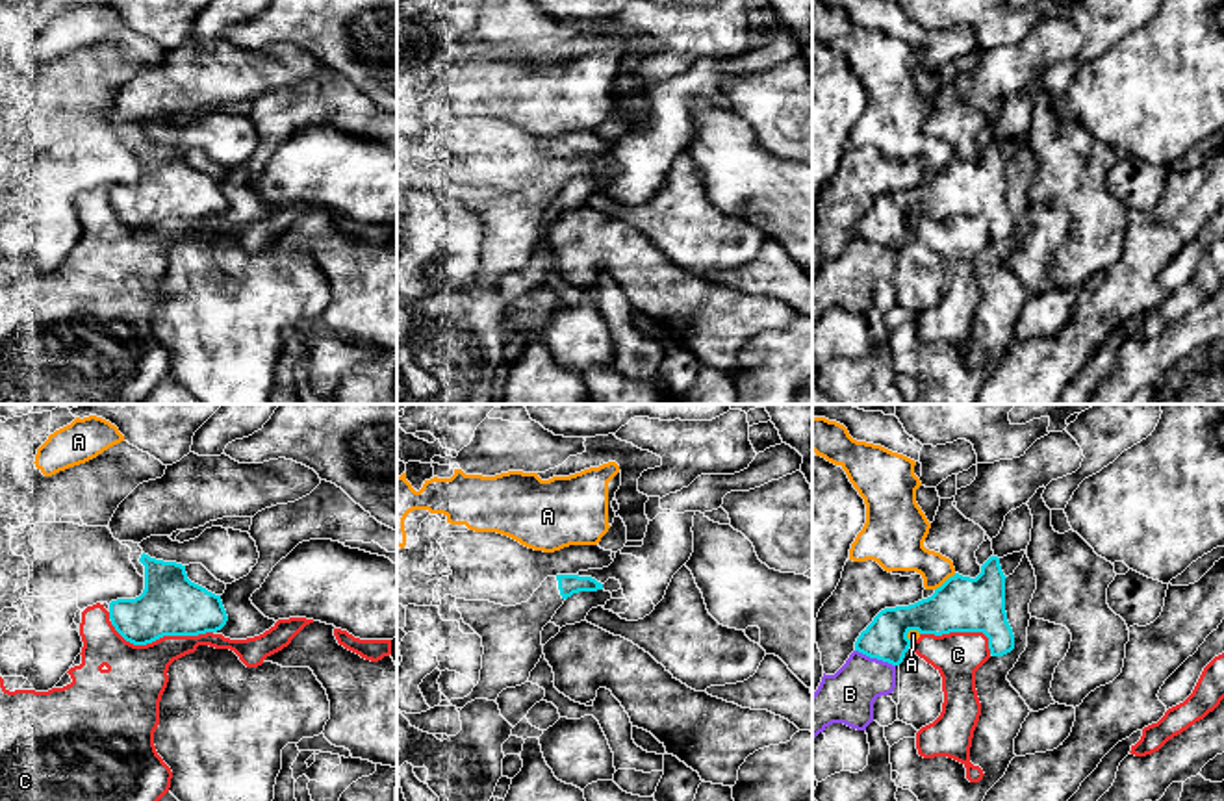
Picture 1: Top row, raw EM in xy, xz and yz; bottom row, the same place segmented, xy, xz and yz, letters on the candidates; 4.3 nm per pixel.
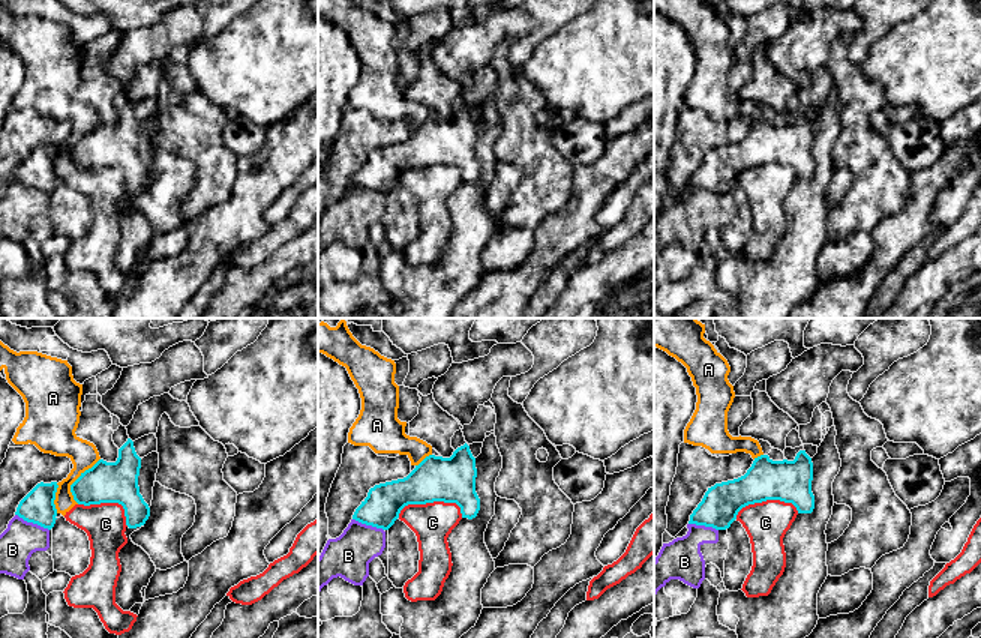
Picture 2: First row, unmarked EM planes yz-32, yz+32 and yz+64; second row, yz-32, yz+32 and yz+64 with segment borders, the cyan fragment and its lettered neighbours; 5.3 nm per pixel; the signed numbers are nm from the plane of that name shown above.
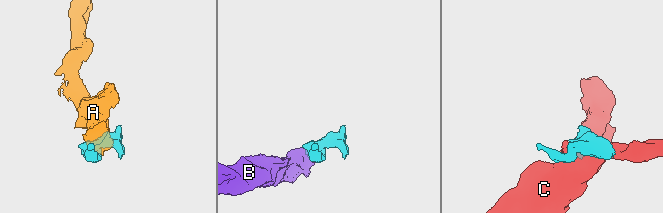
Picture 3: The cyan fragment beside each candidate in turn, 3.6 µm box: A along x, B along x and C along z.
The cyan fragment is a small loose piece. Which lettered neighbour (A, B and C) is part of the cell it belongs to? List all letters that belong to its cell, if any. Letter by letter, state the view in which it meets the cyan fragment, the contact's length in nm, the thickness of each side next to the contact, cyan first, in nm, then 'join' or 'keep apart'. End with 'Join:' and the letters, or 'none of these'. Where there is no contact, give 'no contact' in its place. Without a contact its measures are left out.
A: contact in yz; length 120 nm; calibres 240 and 200 nm; keep apart
B: contact in yz; length 190 nm; calibres 190 and 240 nm; keep apart
C: contact in xy; length 460 nm; calibres 280 and 260 nm; keep apart
Join: none of these

